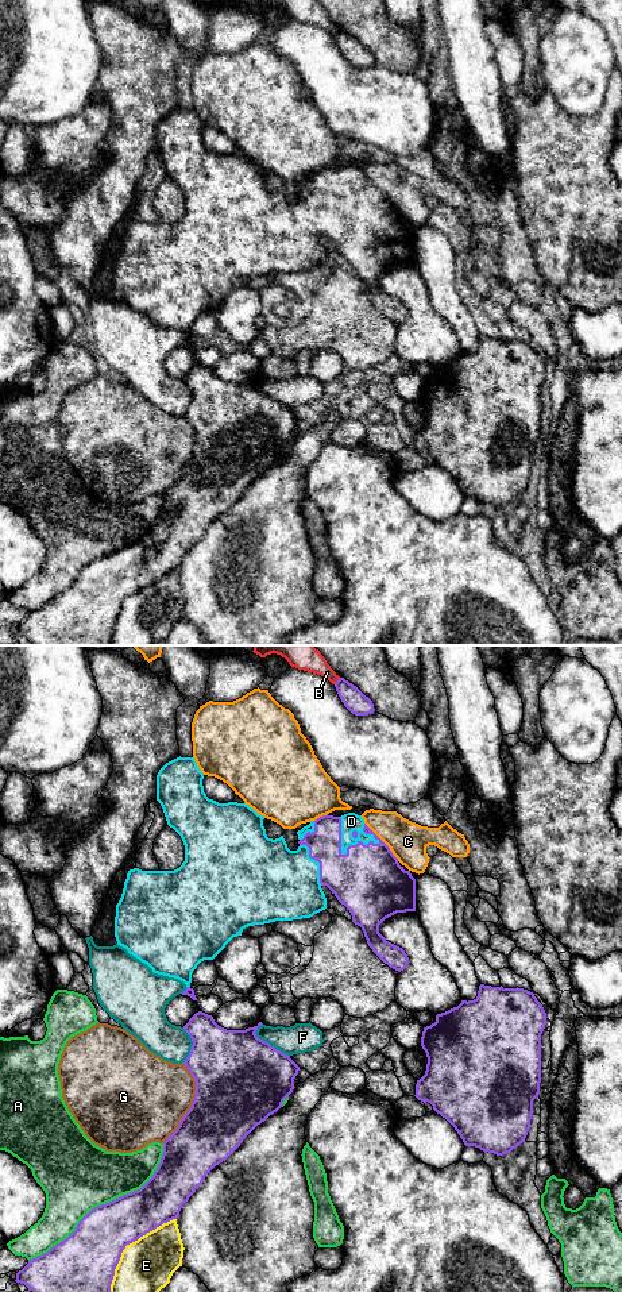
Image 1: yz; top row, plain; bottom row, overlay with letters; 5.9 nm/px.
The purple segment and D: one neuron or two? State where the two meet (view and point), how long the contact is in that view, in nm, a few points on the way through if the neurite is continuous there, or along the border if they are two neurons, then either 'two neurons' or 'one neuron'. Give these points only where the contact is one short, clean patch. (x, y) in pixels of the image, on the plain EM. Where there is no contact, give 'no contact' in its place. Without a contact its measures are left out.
meets purple in yz at (344, 207); contact 300 nm long; one neuron

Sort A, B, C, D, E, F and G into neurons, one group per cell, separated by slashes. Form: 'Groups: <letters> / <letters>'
Groups: A / B / C / D / E / F / G

